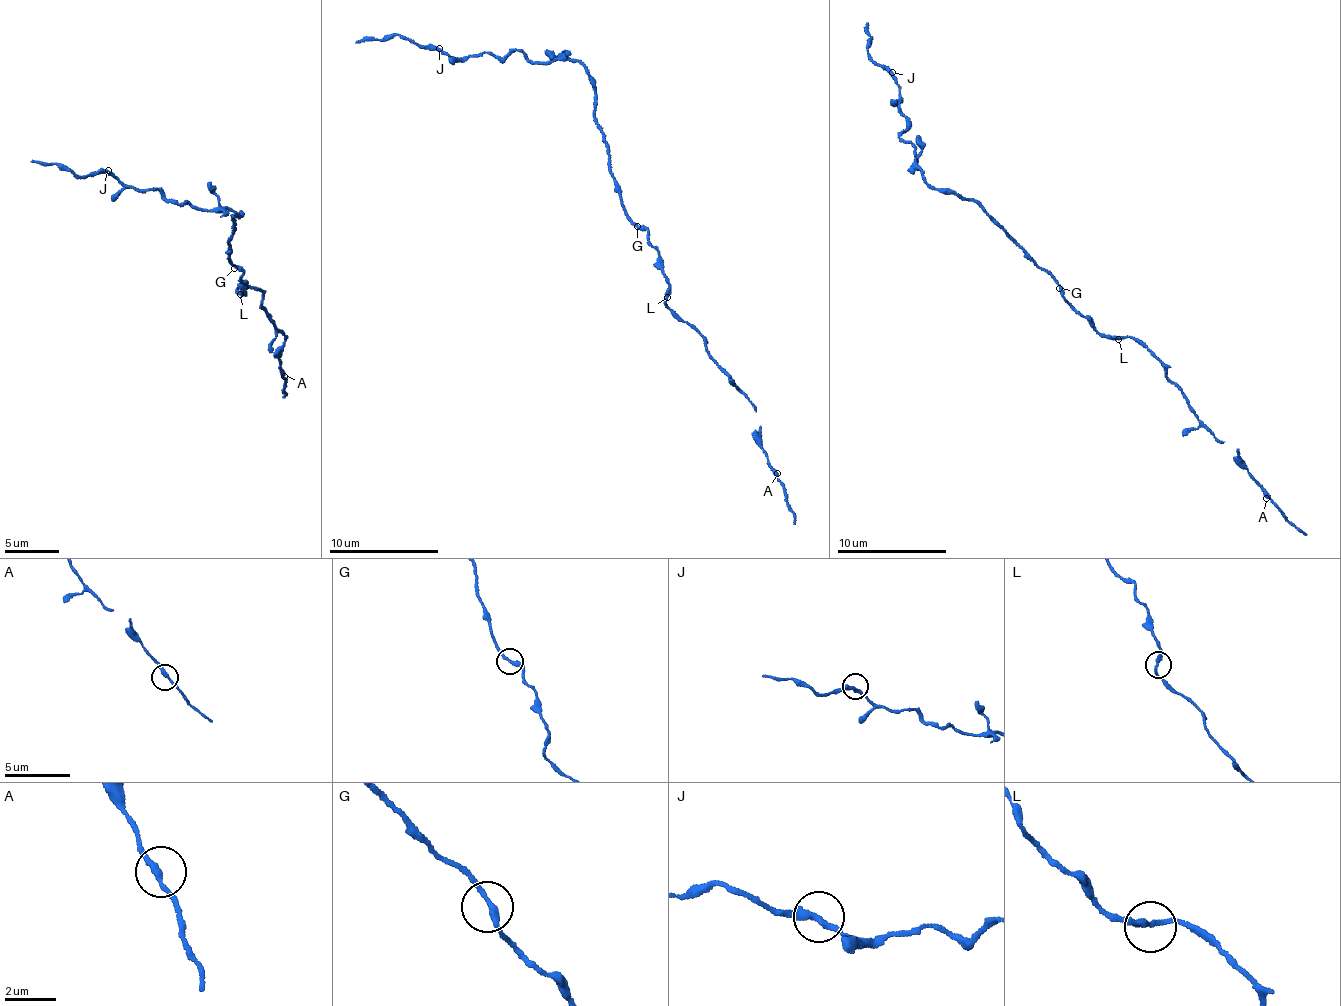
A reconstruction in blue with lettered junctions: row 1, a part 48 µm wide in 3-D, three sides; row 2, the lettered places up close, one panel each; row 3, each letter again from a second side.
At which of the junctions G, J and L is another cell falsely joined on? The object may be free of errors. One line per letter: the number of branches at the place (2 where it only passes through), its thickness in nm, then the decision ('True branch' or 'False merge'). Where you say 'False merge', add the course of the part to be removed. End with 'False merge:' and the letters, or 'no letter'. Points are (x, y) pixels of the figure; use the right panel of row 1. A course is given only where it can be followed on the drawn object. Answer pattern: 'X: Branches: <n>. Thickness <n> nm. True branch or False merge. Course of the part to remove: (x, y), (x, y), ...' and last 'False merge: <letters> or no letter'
G: Branches: 2. Thickness 240 nm. True branch
J: Branches: 2. Thickness 260 nm. True branch
L: Branches: 2. Thickness 240 nm. True branch
False merge: no letter

